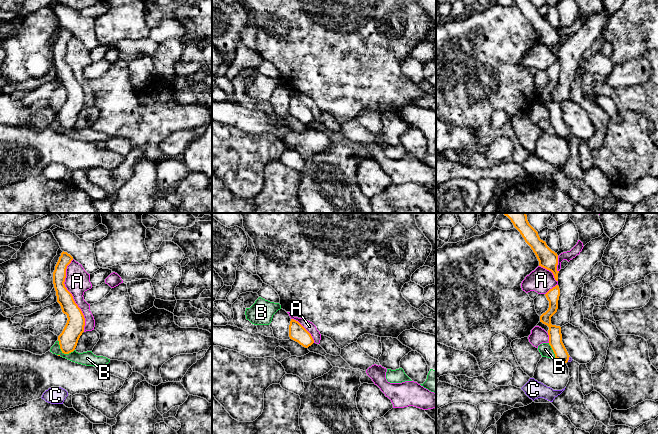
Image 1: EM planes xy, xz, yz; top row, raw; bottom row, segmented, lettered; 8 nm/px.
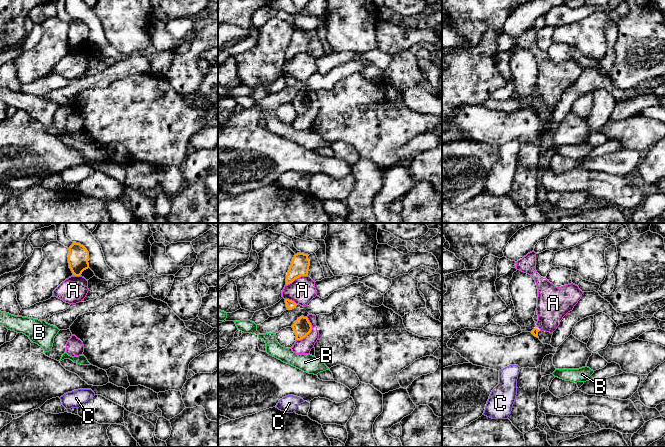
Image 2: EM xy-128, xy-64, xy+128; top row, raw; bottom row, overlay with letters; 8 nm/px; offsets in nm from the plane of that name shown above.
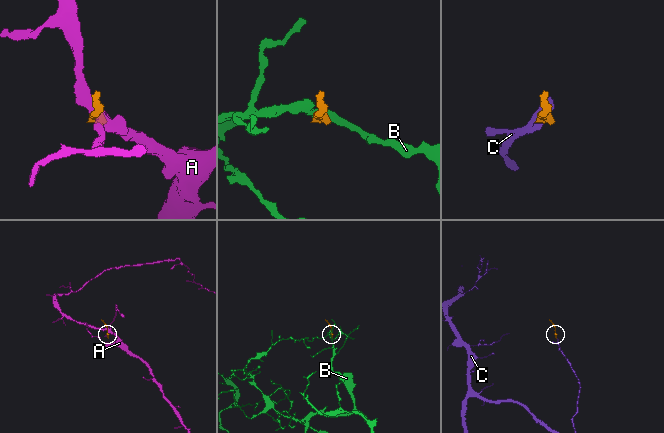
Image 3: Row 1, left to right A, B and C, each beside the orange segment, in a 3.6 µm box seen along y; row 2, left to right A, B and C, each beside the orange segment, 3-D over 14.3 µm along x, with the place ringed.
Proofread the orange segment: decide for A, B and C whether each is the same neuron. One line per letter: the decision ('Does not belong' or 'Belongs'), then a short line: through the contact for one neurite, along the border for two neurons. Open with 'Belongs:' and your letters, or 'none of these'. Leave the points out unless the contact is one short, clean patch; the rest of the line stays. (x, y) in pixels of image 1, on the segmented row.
Belongs: C
A: Does not belong
B: Does not belong. Line: xy (58, 340), (59, 347), (64, 353), (70, 353), (74, 350)
C: Belongs

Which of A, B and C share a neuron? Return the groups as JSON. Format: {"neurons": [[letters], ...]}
{"neurons": [["A"], ["B"], ["C"]]}

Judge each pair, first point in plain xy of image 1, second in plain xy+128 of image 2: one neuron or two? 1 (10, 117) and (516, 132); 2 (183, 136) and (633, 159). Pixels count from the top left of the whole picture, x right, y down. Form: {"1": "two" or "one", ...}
{"1": "one", "2": "one"}

